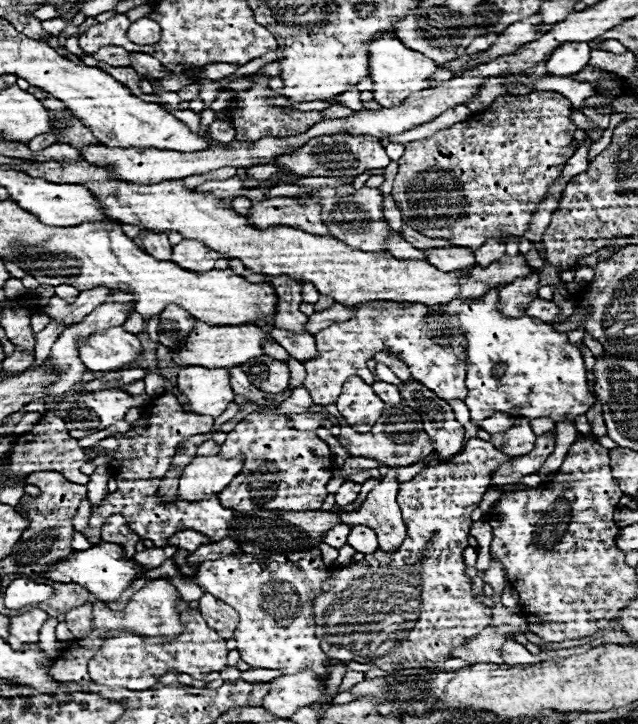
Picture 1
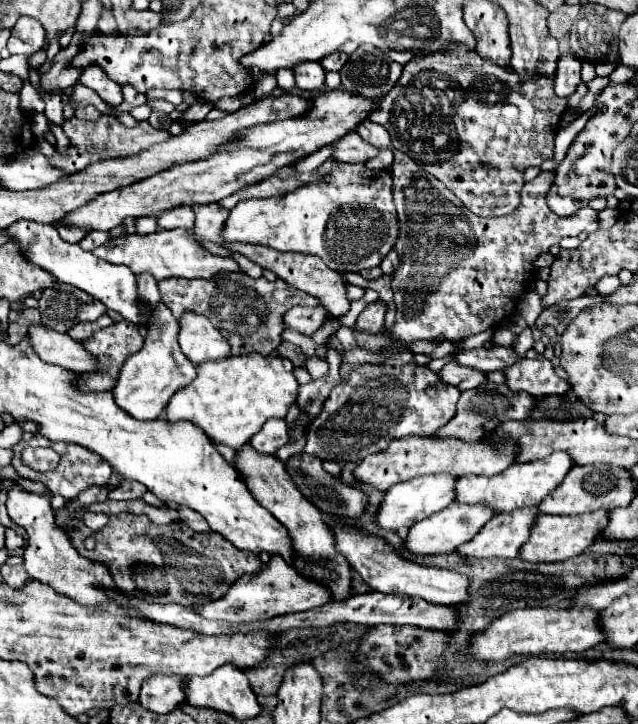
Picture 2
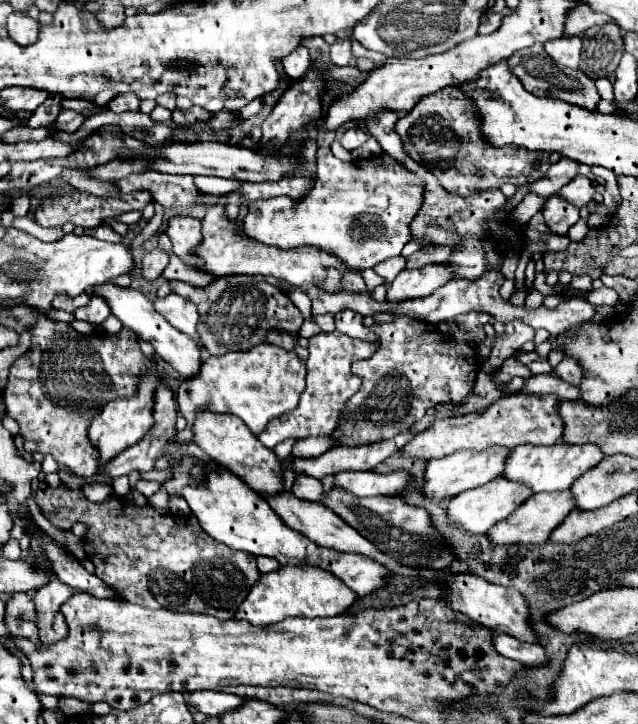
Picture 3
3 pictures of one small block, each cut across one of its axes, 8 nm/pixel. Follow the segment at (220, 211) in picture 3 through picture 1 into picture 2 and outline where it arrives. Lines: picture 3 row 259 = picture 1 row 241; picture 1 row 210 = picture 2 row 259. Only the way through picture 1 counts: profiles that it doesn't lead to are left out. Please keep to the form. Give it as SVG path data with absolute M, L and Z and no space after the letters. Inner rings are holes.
M176 228L176 230L162 230L146 236L130 234L116 238L114 244L106 244L102 248L102 258L112 264L126 264L136 276L150 272L160 282L164 278L214 278L222 272L240 272L238 262L232 256L216 256L210 254L206 248L202 248L196 242L196 236L190 230ZM122 242L122 244L116 244Z

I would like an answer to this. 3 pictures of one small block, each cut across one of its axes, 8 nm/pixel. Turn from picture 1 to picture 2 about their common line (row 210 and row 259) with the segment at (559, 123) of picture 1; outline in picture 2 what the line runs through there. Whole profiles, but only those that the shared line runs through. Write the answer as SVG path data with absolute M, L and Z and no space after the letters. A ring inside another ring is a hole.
M394 150L392 178L394 204L400 220L400 238L394 250L402 258L392 282L396 324L390 332L396 342L384 350L368 352L356 344L352 330L342 326L336 332L346 348L340 366L342 382L364 362L384 362L392 350L406 348L410 342L434 340L438 336L456 342L502 324L514 314L518 296L528 290L536 256L566 236L598 230L600 218L590 206L578 210L572 218L556 218L548 210L546 192L552 186L554 172L540 172L532 182L526 182L520 208L508 214L508 218L480 218L472 214L440 180L398 150Z

